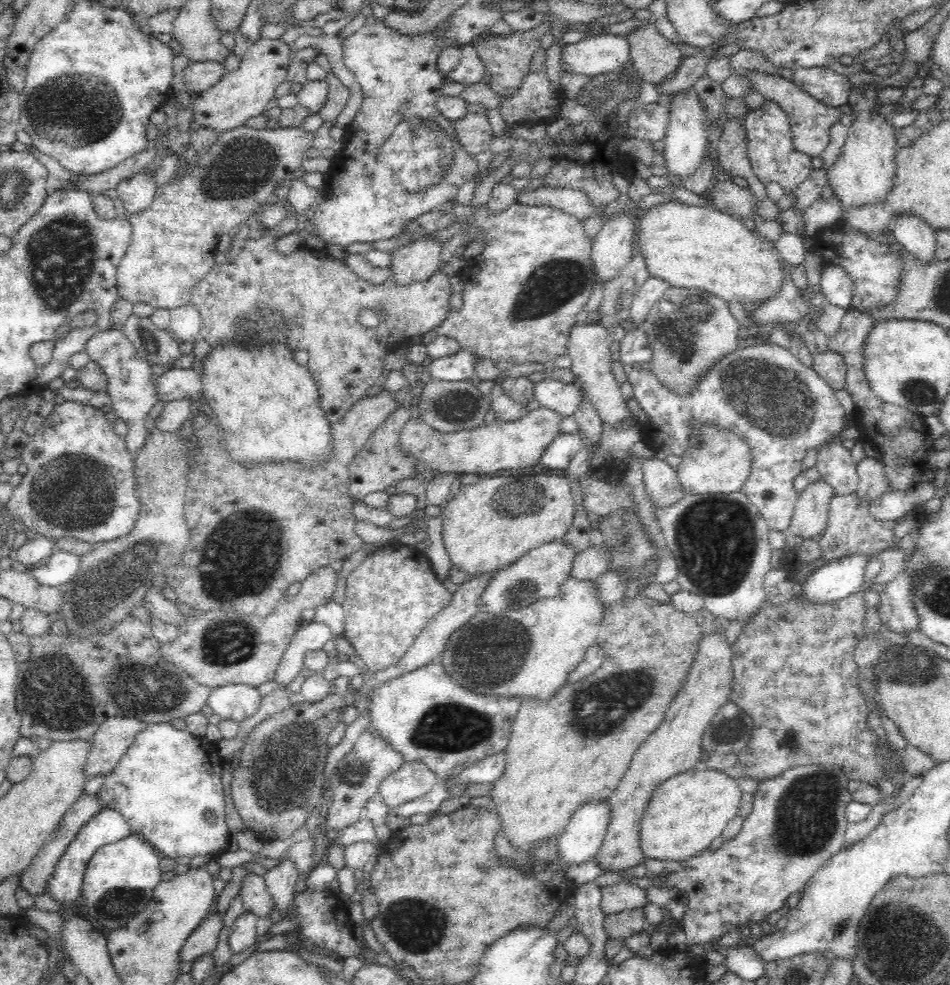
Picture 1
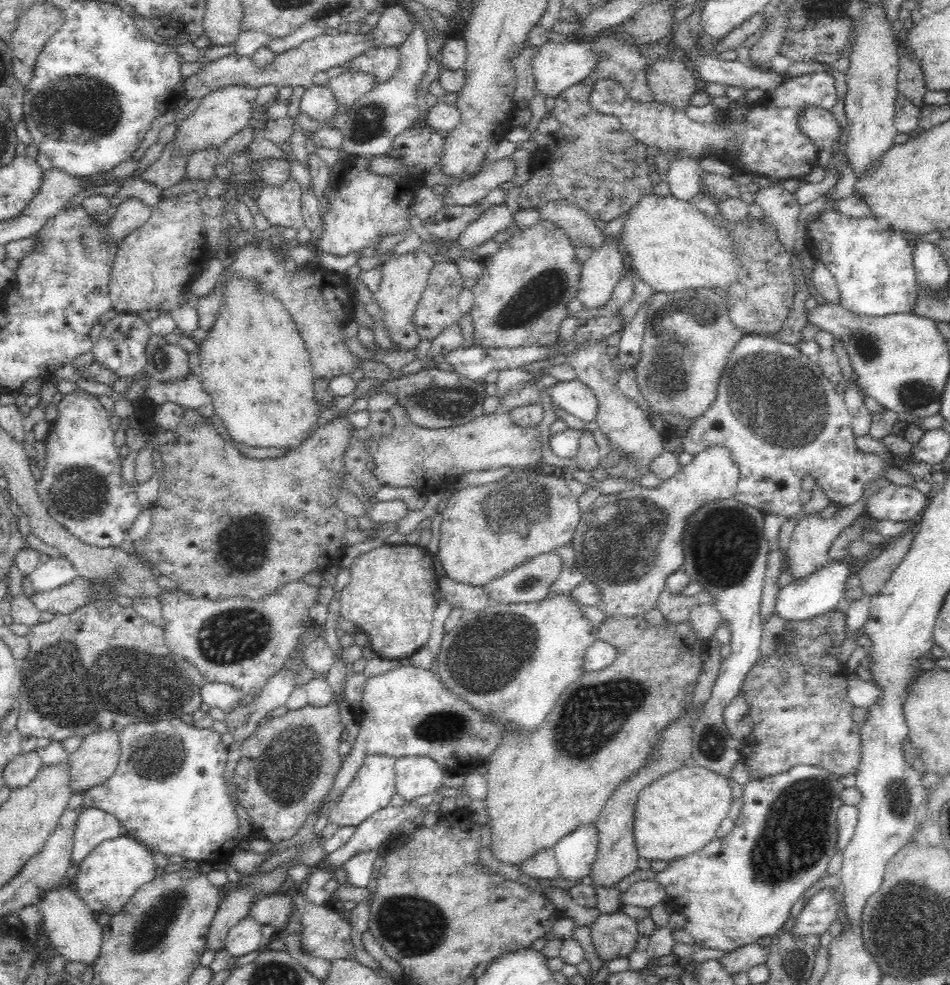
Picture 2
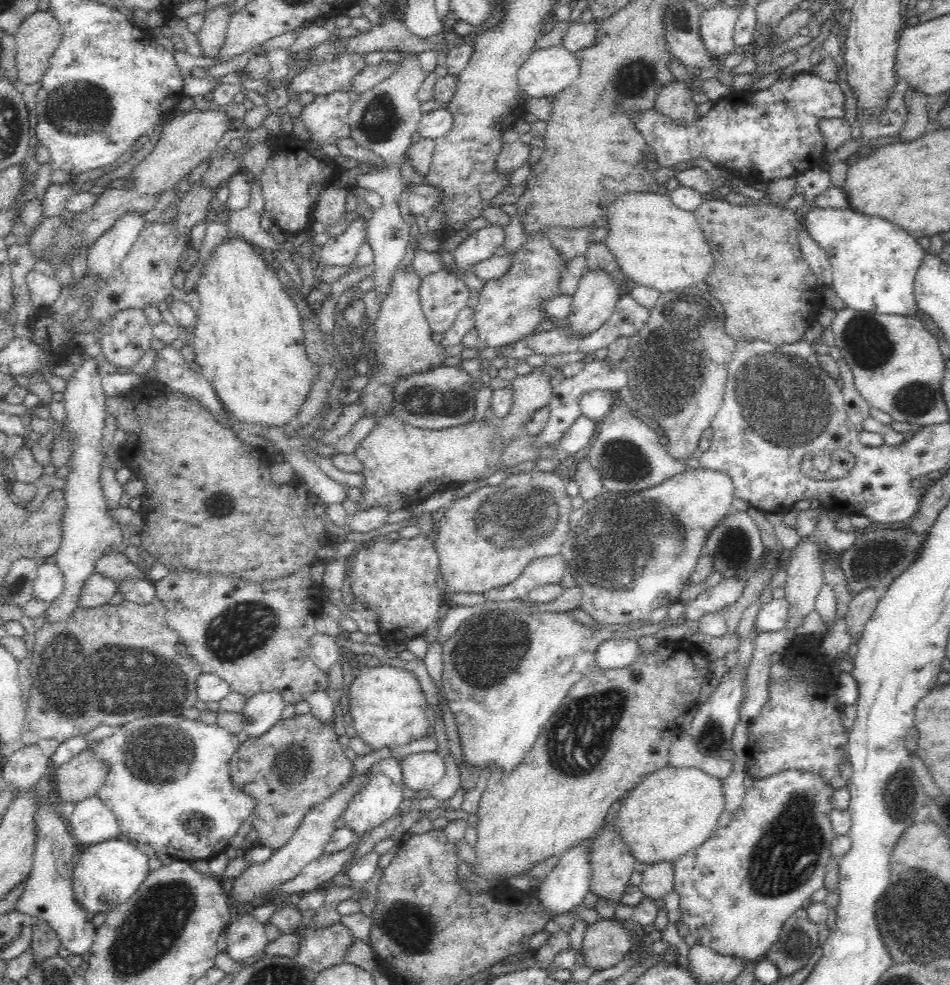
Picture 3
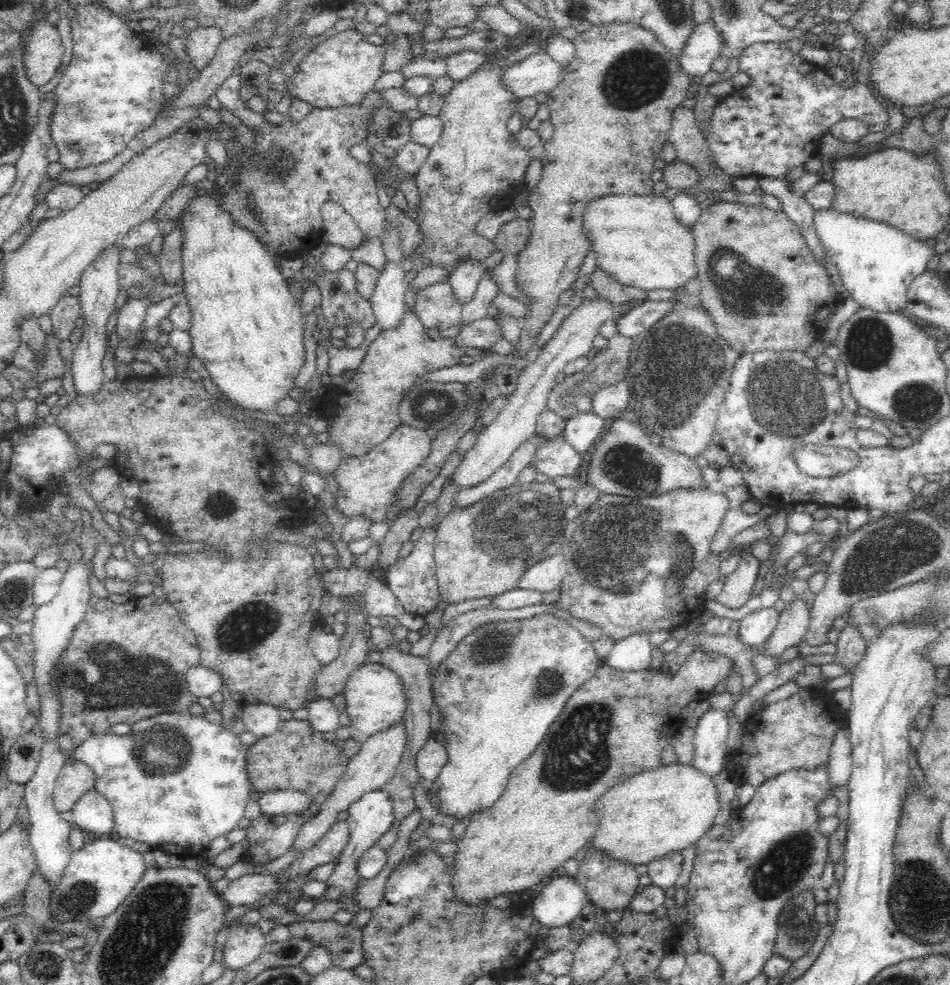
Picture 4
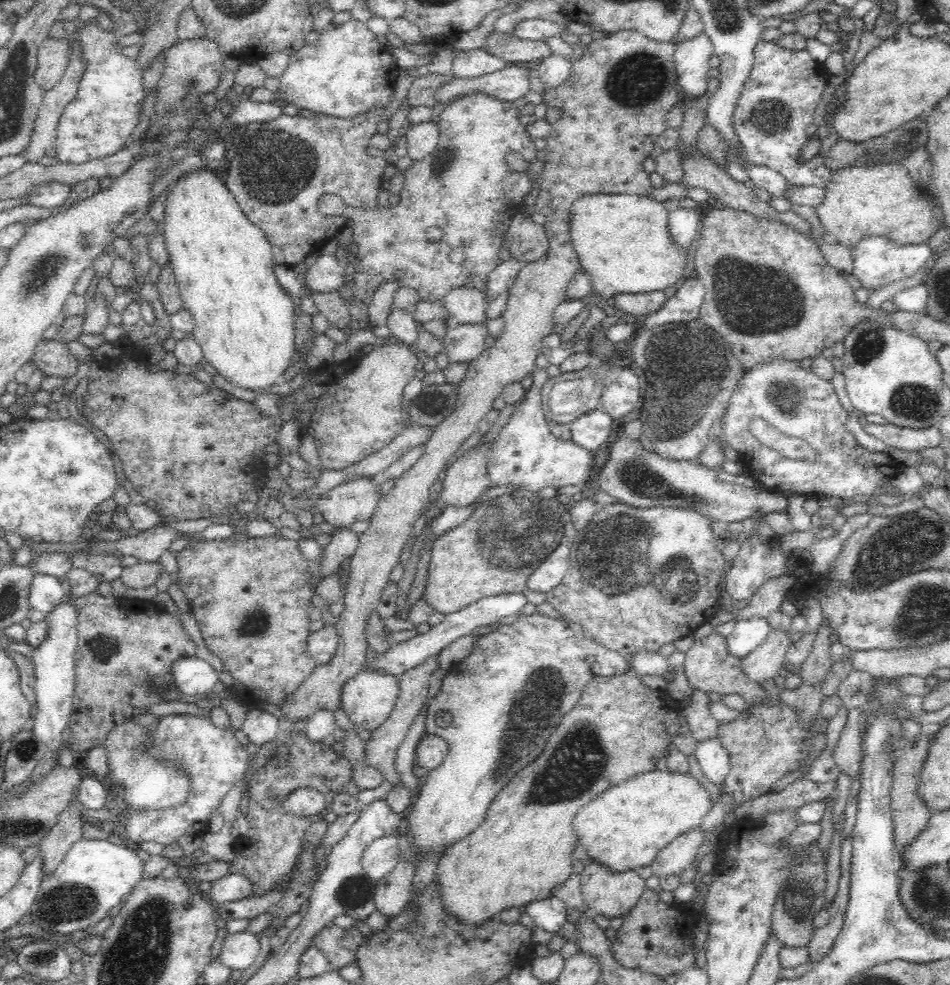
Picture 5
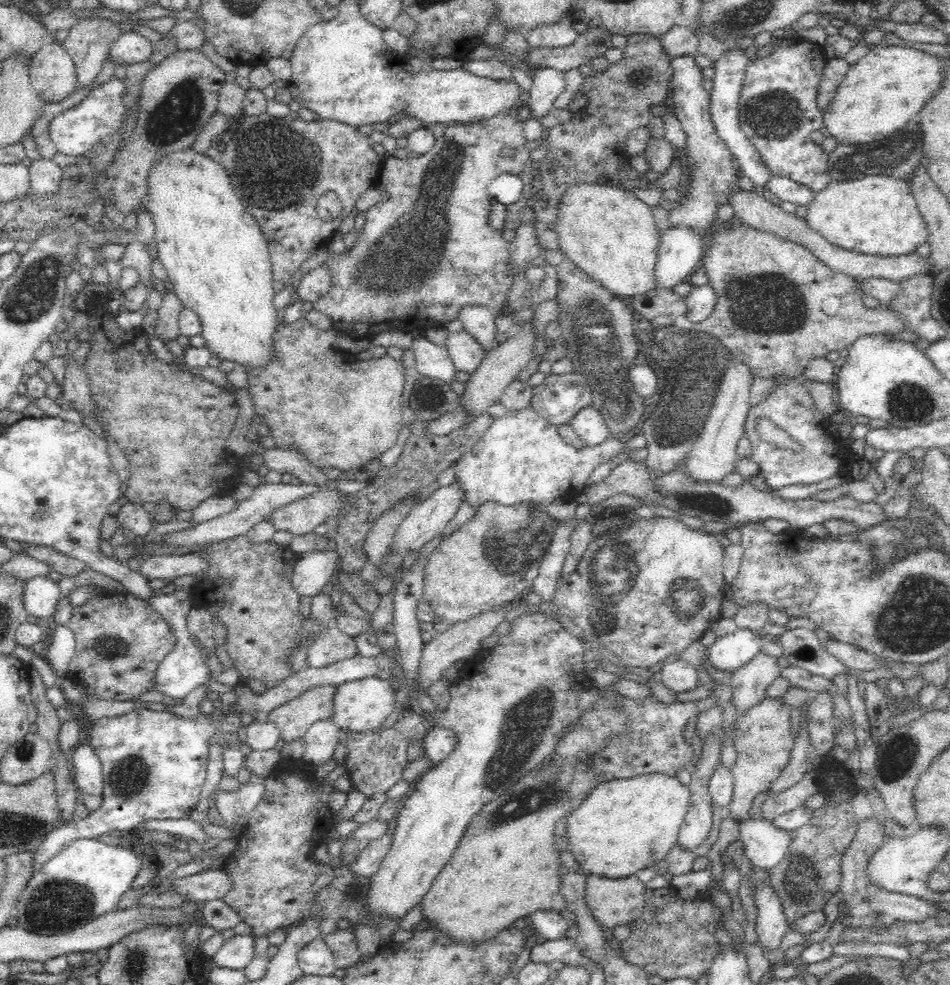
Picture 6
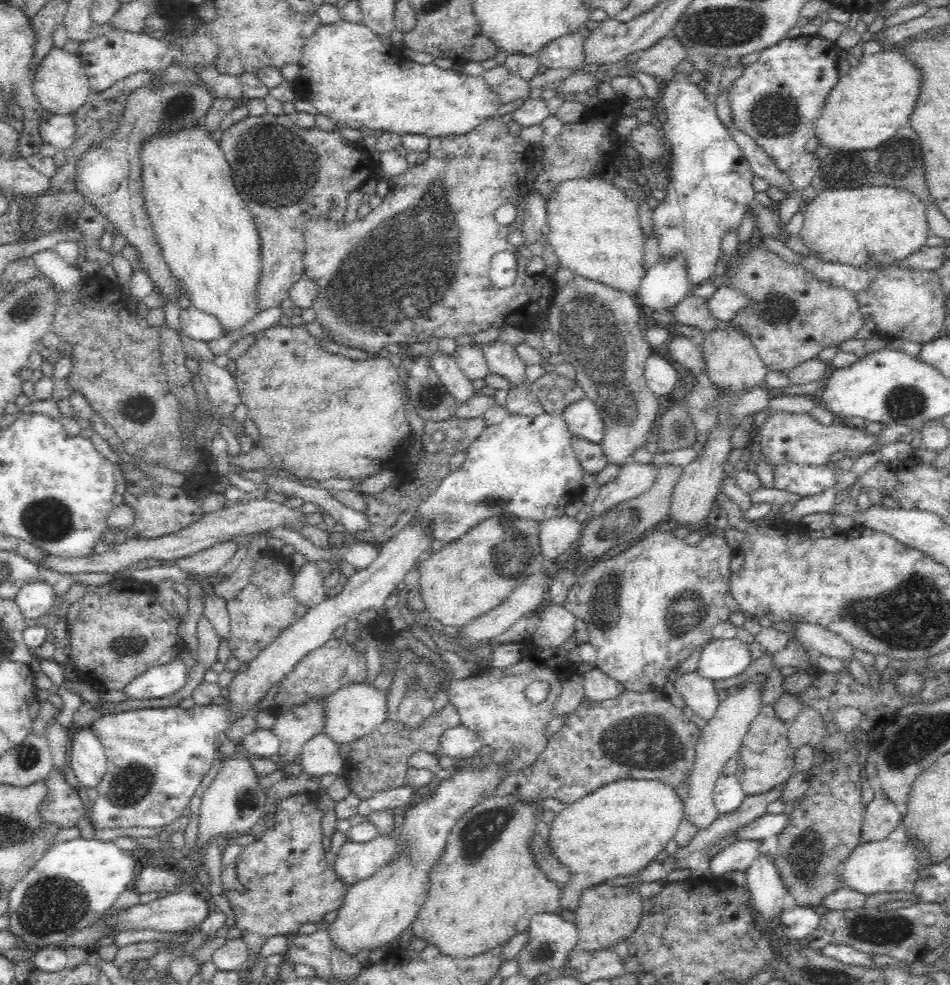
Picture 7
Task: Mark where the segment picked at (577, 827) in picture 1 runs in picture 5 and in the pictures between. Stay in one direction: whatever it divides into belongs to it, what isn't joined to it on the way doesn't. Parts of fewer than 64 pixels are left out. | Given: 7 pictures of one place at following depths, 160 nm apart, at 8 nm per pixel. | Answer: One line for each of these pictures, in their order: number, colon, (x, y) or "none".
2: (575, 853)
3: (565, 887)
4: (562, 898)
5: (549, 914)

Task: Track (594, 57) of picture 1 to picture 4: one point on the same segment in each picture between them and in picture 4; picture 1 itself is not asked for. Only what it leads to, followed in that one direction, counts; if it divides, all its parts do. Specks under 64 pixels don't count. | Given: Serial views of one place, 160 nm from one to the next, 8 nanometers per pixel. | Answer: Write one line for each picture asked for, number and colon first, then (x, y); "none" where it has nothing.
2: (556, 66)
3: (547, 71)
4: (540, 73)

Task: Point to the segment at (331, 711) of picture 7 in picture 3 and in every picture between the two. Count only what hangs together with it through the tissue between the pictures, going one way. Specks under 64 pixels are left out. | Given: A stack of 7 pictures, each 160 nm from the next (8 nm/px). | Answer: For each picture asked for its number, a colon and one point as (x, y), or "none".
3: (387, 704)
4: (375, 697)
5: (367, 698)
6: (362, 705)

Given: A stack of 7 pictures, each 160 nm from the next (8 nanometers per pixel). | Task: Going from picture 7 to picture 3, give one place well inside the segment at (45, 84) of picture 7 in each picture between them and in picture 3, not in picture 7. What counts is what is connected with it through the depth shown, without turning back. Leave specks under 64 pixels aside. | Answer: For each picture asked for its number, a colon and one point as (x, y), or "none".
3: (34, 41)
4: (42, 51)
5: (52, 53)
6: (52, 72)

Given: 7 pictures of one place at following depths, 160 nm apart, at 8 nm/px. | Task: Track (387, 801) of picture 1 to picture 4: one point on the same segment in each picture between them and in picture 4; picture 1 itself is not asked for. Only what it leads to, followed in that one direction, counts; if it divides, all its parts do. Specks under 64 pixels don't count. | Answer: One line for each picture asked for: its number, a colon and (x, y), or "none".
2: (415, 776)
3: (421, 771)
4: (430, 760)

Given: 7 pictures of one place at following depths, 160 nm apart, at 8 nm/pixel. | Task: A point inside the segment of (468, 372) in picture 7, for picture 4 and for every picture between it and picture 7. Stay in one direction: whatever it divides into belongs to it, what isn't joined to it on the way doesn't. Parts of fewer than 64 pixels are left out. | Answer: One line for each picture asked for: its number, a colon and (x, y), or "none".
4: (484, 333)
5: (463, 343)
6: (464, 351)

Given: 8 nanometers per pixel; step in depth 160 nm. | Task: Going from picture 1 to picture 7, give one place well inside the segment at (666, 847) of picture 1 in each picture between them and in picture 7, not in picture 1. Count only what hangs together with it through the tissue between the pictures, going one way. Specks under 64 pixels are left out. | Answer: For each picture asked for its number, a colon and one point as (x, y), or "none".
2: (679, 814)
3: (674, 810)
4: (667, 809)
5: (625, 828)
6: (625, 825)
7: (619, 829)

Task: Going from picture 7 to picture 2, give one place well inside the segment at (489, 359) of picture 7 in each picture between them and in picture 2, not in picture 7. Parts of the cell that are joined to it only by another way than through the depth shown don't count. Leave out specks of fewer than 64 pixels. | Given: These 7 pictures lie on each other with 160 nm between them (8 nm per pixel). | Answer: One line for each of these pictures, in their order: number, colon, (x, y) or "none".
2: (496, 217)
3: (479, 245)
4: (465, 279)
5: (465, 304)
6: (478, 321)

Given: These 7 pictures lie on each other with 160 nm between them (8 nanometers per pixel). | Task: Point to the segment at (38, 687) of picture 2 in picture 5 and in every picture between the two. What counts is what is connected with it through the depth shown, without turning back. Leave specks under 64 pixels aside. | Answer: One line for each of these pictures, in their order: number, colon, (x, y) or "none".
3: (111, 664)
4: (124, 662)
5: (126, 647)

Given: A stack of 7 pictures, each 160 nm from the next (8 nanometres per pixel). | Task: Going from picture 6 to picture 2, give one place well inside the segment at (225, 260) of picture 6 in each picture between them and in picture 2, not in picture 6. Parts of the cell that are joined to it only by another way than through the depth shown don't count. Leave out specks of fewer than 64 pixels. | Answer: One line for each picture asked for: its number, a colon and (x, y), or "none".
2: (254, 365)
3: (248, 340)
4: (247, 329)
5: (244, 320)

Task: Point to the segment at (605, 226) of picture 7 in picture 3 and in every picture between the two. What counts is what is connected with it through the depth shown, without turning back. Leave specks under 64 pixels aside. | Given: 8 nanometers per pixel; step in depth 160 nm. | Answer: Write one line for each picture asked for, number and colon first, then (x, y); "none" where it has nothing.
3: (657, 244)
4: (638, 240)
5: (623, 242)
6: (610, 234)

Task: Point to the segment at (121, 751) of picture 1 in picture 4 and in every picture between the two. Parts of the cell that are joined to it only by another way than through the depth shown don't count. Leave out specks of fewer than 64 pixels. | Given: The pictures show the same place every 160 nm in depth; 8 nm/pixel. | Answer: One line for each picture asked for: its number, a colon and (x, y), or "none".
2: (94, 763)
3: (79, 779)
4: (76, 778)

